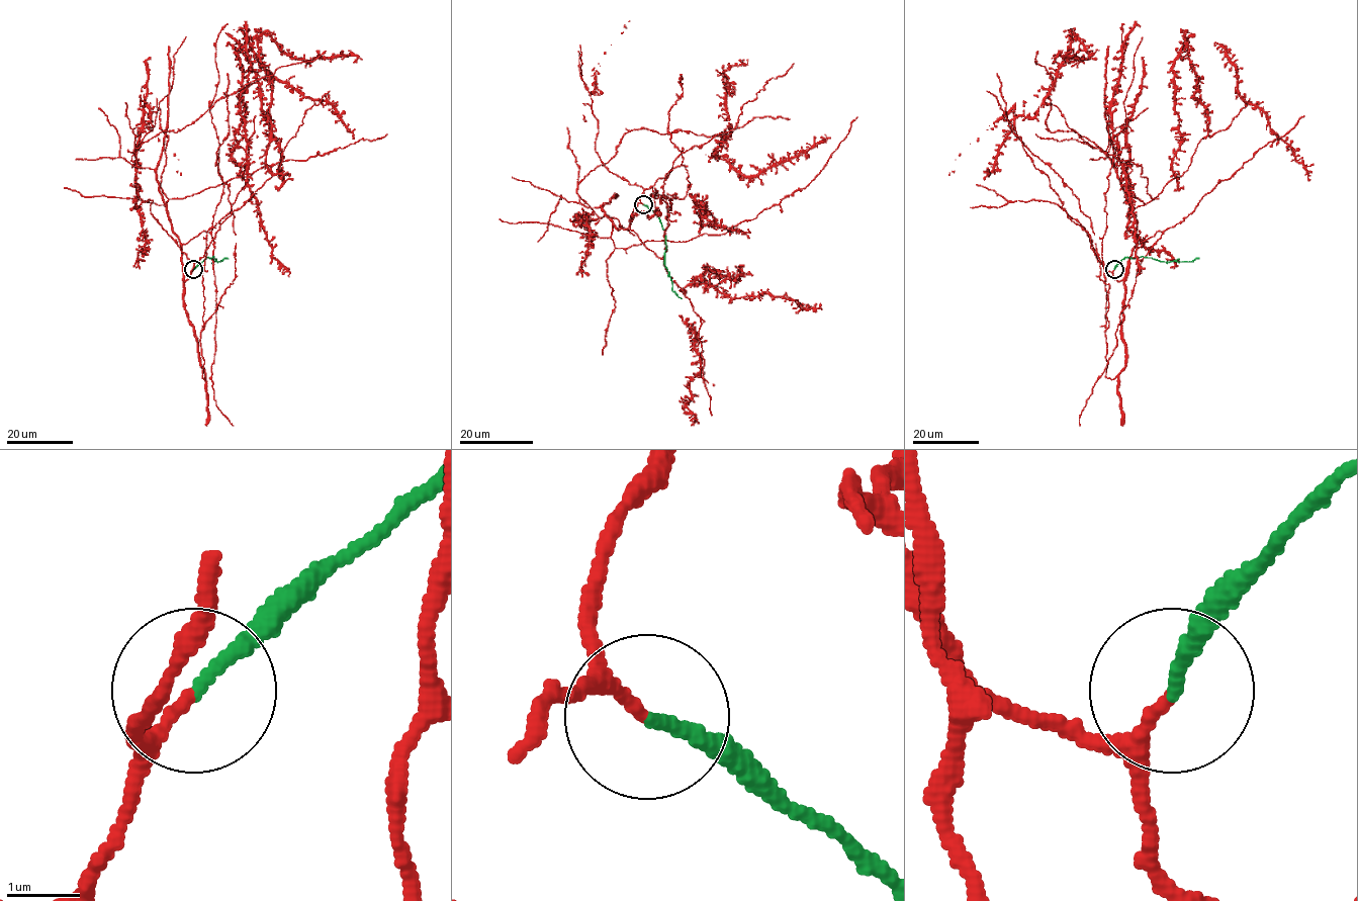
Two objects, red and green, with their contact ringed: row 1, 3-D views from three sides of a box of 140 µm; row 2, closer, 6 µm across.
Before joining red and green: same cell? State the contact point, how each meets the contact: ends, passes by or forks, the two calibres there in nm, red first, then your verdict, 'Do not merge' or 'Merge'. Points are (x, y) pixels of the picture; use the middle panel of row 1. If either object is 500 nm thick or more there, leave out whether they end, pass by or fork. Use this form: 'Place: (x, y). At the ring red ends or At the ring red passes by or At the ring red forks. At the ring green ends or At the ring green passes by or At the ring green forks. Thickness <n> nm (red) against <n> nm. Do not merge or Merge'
Place: (643, 204). At the ring red ends. At the ring green ends. Thickness 160 nm (red) against 180 nm. Merge

